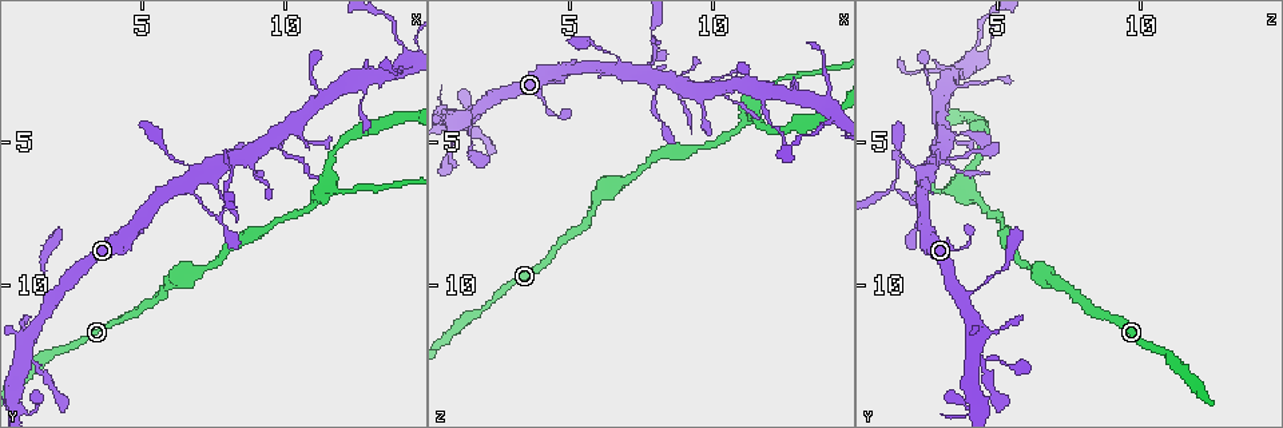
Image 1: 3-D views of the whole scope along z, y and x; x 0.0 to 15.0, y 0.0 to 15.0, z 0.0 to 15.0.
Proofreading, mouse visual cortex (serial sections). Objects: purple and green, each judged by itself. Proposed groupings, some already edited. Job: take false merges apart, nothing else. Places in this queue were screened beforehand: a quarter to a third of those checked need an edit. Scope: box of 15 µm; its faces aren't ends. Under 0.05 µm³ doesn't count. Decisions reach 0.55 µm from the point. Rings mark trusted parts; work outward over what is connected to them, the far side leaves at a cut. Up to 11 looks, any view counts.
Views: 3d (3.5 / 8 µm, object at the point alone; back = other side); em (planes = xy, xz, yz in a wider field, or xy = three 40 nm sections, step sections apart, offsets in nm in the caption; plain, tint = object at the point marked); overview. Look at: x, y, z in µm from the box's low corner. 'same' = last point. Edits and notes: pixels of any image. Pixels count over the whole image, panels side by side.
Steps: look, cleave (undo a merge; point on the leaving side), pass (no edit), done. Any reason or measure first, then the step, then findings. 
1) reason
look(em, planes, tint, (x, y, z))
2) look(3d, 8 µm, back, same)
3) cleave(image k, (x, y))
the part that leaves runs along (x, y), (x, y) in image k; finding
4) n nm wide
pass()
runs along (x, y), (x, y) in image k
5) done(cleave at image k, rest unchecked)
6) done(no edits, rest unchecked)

four or more arms meet
look(3d, 8 µm, back, (0.9, 12.6, 4.3))

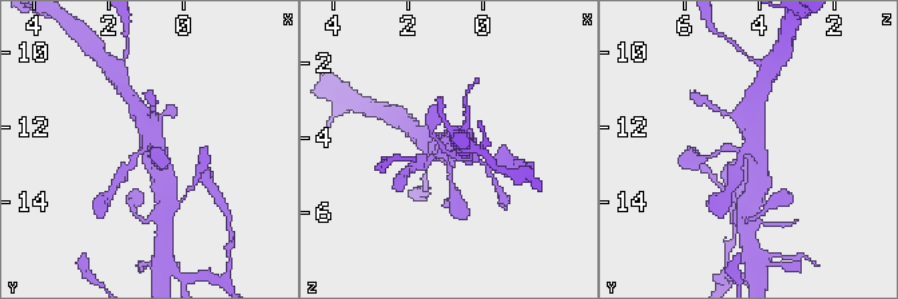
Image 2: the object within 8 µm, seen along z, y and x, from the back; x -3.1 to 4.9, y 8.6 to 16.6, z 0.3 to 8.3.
closer look
look(3d, 3.5 µm, (1.0, 12.6, 4.2))

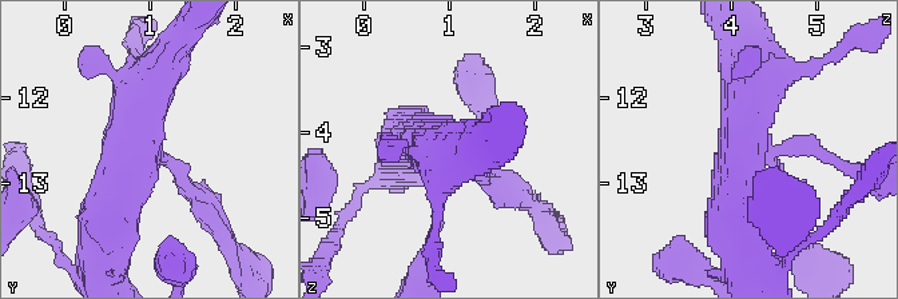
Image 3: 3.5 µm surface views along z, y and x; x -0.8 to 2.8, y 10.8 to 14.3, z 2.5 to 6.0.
need the tissue
look(em, xy, step 3, tint, (0.95, 12.55, 4.30))

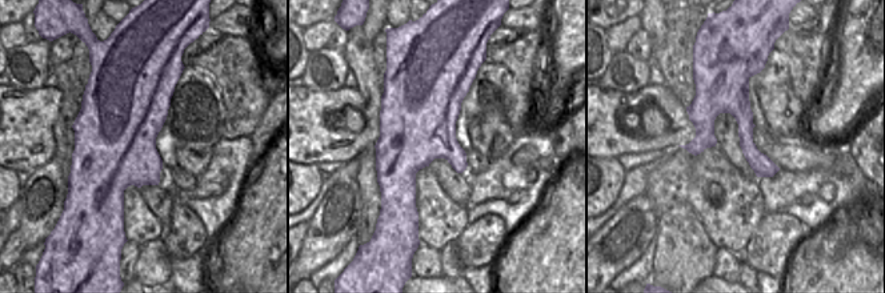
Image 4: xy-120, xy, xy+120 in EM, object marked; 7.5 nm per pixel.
600 nm wide
pass()
runs along (173, 51), (135, 116), (111, 211) in image 3; one cell here

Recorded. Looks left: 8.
look(3d, 8 µm, (11.4, 6.6, 3.5))

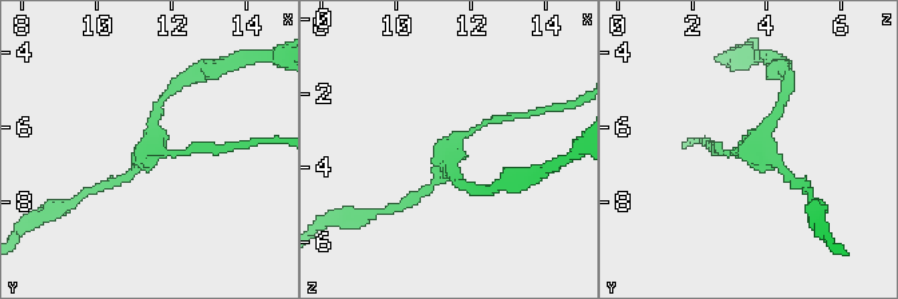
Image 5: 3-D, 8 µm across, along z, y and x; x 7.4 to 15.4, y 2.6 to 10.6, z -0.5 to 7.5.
look(em, xy, step 1, tint, (11.5, 6.6, 3.4))

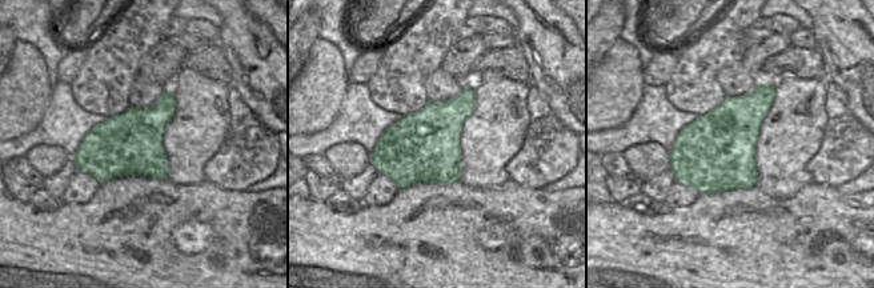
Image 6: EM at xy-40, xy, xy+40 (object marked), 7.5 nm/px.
3 arms
pass()
runs along (132, 171), (147, 160), (157, 115) in image 5; one cell here

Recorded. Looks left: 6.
abrupt turn
look(3d, 3.5 µm, (12.6, 2.8, 3.3))

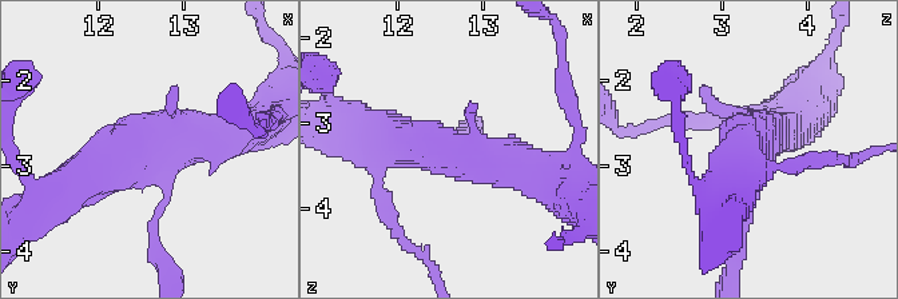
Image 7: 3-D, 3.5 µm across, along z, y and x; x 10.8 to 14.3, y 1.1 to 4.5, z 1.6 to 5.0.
now the EM
look(em, xy, step 1, tint, (12.60, 2.70, 3.30))

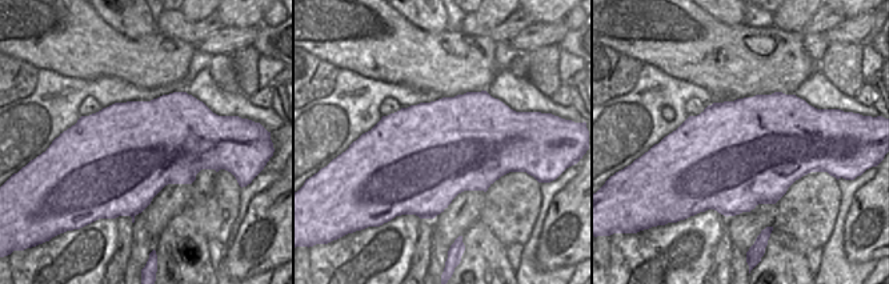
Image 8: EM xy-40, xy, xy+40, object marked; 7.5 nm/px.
800 nm wide
pass()
runs along (71, 187), (150, 138), (231, 138) in image 7; continuous, no second cell

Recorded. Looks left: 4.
four or more arms meet
look(3d, 3.5 µm, (14.3, 1.9, 4.0))

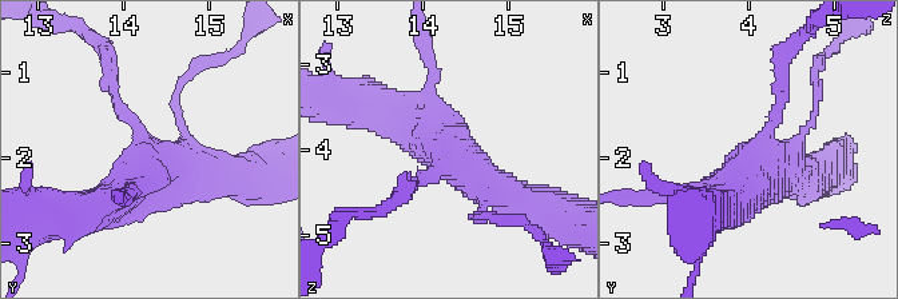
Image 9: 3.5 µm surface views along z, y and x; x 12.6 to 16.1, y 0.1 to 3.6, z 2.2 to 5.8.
4 arms; arms of 150, 150, 250, 500 nm
look(em, xy, step 3, tint, (14.20, 1.90, 4.05))

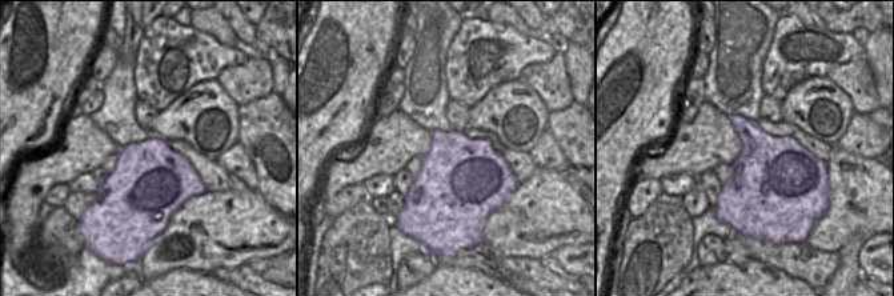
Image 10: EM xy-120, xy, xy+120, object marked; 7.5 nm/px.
look(em, planes, tint, same)

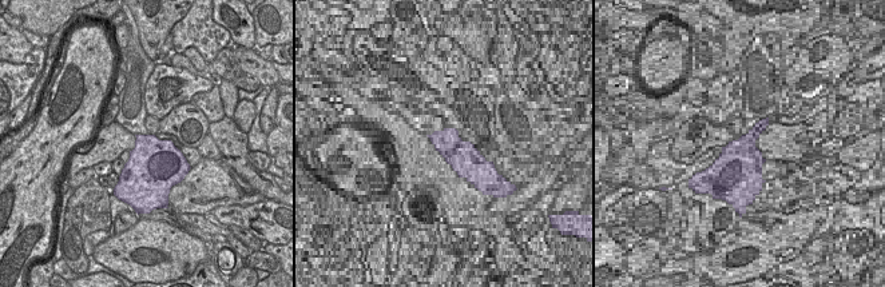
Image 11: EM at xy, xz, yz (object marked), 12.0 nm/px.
pass()
runs along (706, 214), (739, 190), (781, 95) in image 9; one cell here

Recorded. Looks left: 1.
done(no edits, rest unchecked)

